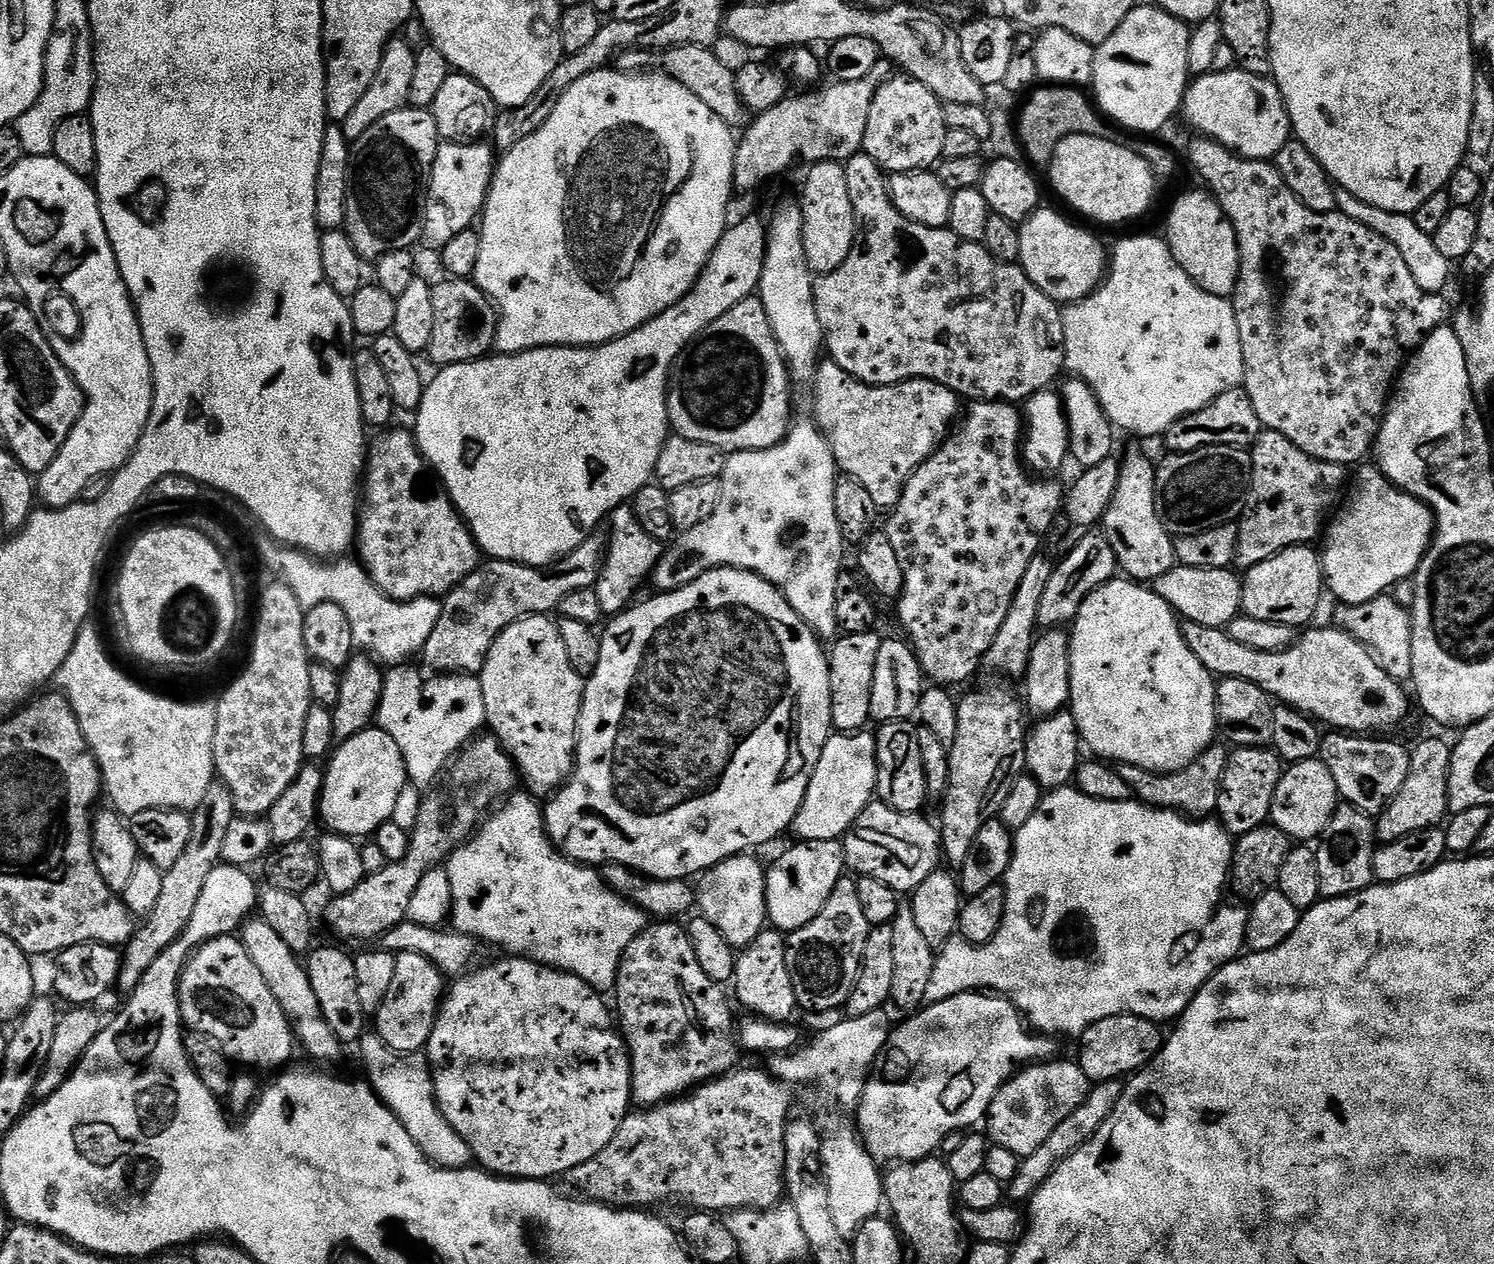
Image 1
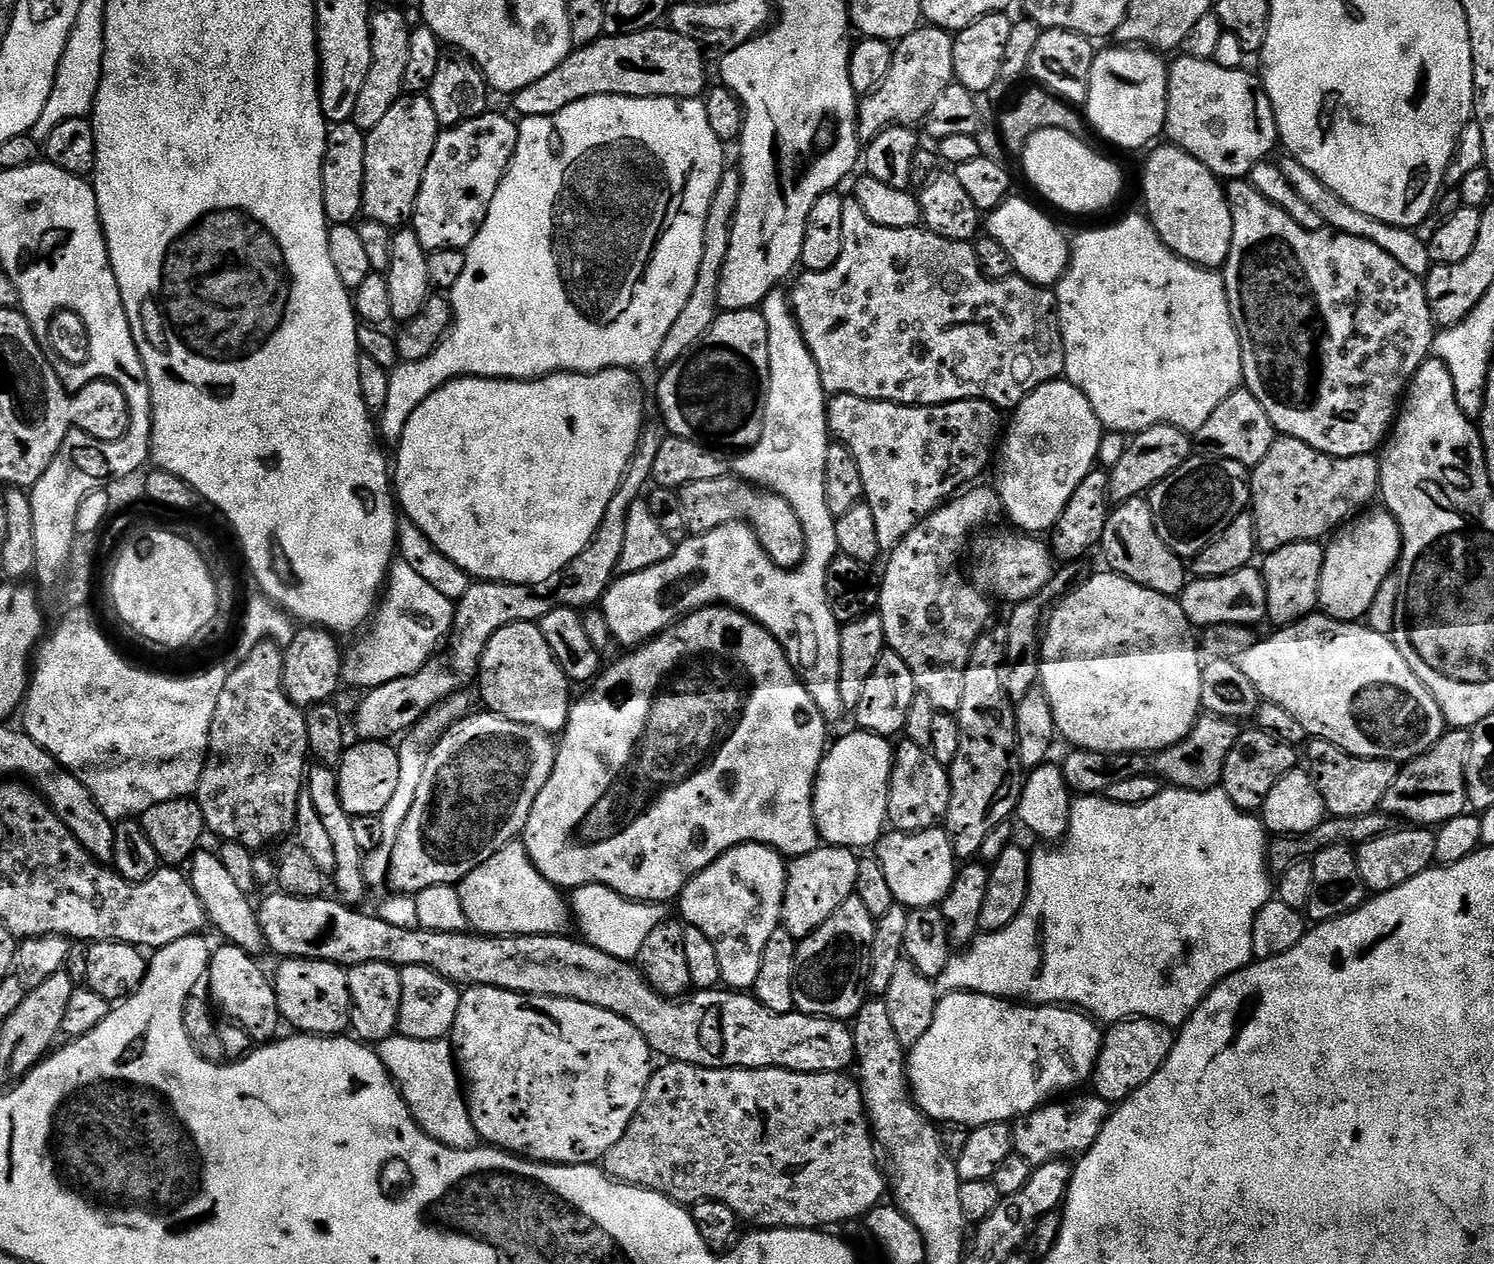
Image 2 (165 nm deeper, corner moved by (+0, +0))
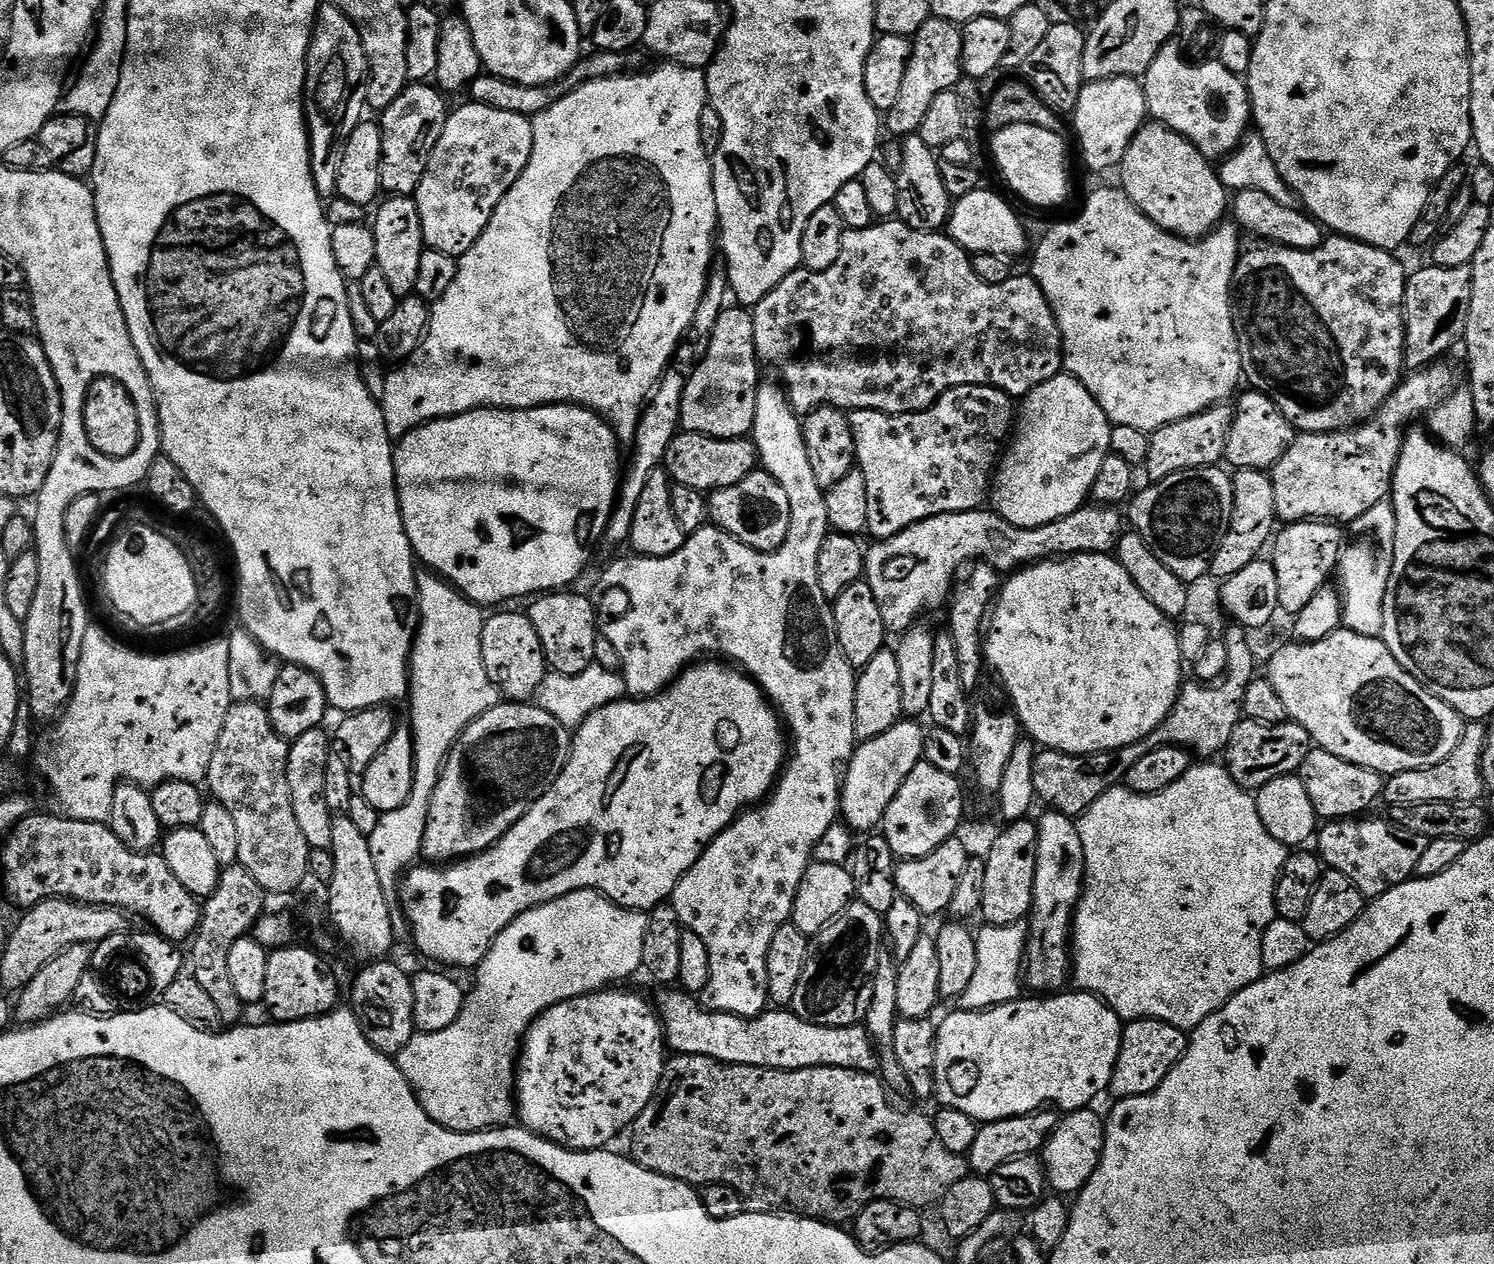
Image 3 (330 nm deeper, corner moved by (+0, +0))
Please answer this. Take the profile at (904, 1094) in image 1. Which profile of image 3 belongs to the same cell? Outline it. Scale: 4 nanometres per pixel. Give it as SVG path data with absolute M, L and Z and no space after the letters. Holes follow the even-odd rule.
M1079 990L1061 991L1059 994L1048 994L1043 998L1032 998L1036 1000L1011 1000L1009 1004L997 1004L994 1008L985 1008L974 1012L955 1010L944 1021L939 1021L936 1029L936 1094L935 1099L941 1100L939 1103L945 1108L962 1110L962 1114L970 1114L980 1124L989 1124L995 1120L1005 1120L1015 1116L1029 1116L1031 1112L1038 1112L1051 1106L1061 1113L1077 1112L1080 1108L1087 1108L1099 1098L1103 1092L1107 1093L1112 1087L1112 1075L1114 1066L1118 1062L1118 1054L1122 1046L1122 1034L1124 1024L1120 1016L1110 1010L1096 996L1091 996L1089 992Z

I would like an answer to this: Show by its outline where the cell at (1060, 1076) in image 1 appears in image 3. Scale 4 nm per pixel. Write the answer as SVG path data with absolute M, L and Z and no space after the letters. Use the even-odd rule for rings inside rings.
M1091 1107L1080 1108L1069 1112L1061 1119L1051 1139L1048 1140L1042 1153L1044 1173L1048 1176L1048 1187L1053 1193L1068 1198L1080 1193L1098 1170L1098 1162L1104 1149L1105 1117L1092 1112Z

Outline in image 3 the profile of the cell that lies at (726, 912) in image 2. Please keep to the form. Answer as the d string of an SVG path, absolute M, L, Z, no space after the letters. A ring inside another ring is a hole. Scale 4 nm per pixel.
M761 383L756 399L756 413L754 414L754 426L750 433L750 439L756 443L756 449L760 455L759 467L768 472L782 490L786 490L786 498L790 498L790 526L786 534L786 542L777 552L754 552L750 546L737 544L735 538L726 534L721 528L709 526L698 530L694 535L685 539L682 550L678 554L670 554L666 558L650 558L639 554L629 555L629 560L616 560L600 576L596 589L590 592L591 602L598 609L598 628L603 636L610 638L614 650L622 658L622 675L627 695L632 698L651 698L663 692L669 684L673 684L677 676L690 664L695 664L705 658L724 657L733 665L739 666L743 671L755 680L760 689L768 697L773 708L782 717L787 731L790 733L790 755L787 757L784 771L776 783L771 794L759 806L753 806L743 814L737 816L736 821L725 830L719 832L713 838L711 844L707 845L704 853L698 858L686 875L678 882L678 886L672 892L670 903L674 910L678 910L678 918L687 931L698 934L702 942L706 942L706 950L710 950L710 982L702 994L704 1007L714 1012L725 1012L735 1016L759 1016L761 1012L769 1007L768 982L766 980L766 956L770 950L770 940L783 924L789 923L792 919L792 907L794 898L798 894L798 886L806 874L808 865L813 863L816 848L819 844L825 843L828 831L832 823L838 820L840 811L840 789L842 787L842 769L852 758L852 753L858 747L856 731L854 730L854 694L856 693L857 669L848 665L848 660L842 654L836 637L834 626L834 614L832 604L822 594L822 586L818 586L818 552L822 550L822 542L830 534L828 526L828 515L826 514L825 489L818 486L814 479L814 469L810 467L810 458L806 454L806 442L804 441L804 425L801 417L797 416L792 404L788 401L788 393L779 383ZM620 592L620 600L625 608L611 620L612 616L612 595Z

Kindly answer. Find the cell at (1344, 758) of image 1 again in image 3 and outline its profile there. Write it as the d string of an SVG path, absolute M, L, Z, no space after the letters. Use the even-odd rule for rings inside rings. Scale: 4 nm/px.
M1317 747L1306 754L1306 762L1302 762L1298 775L1302 786L1306 786L1306 794L1310 794L1310 803L1314 805L1317 817L1324 822L1363 817L1367 813L1364 811L1376 799L1379 801L1383 797L1386 783L1381 773L1346 762L1346 758L1338 758L1338 754L1330 754Z

